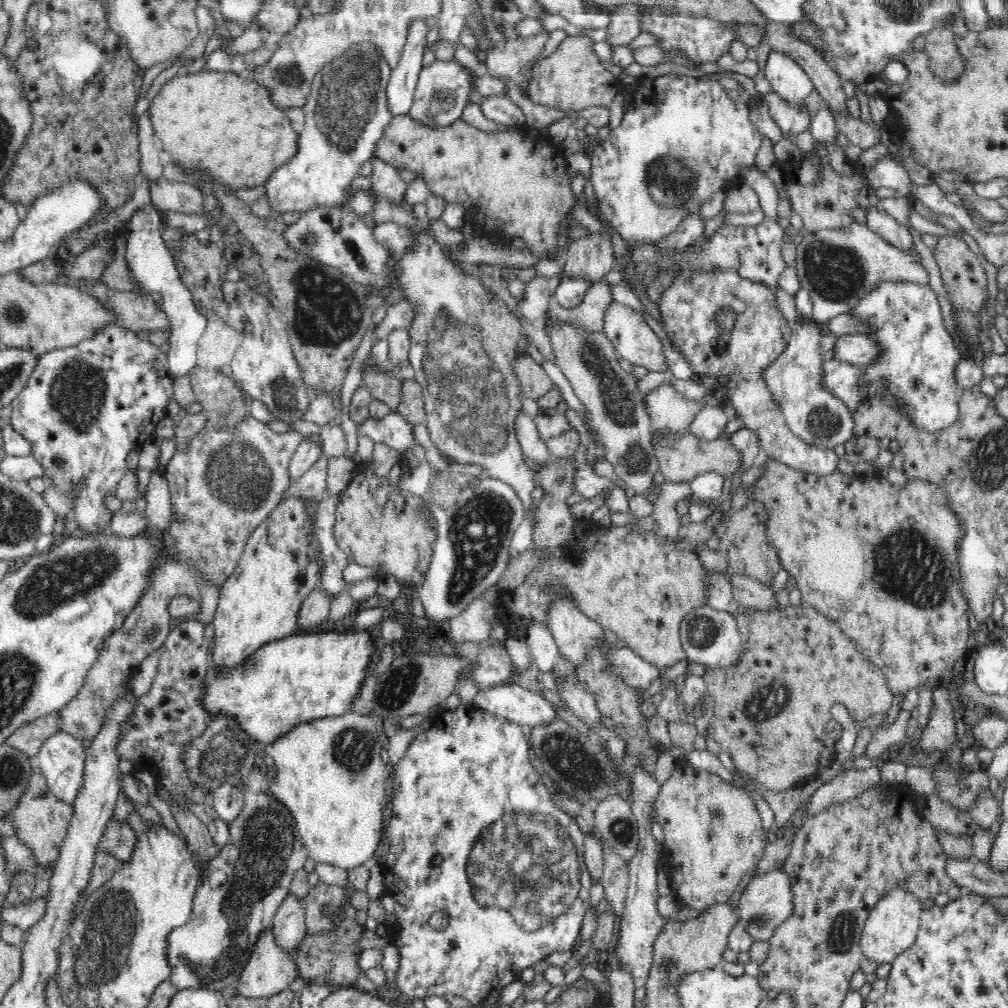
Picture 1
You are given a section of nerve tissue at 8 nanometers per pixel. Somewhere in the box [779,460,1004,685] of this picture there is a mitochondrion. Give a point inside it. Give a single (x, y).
(909, 565)

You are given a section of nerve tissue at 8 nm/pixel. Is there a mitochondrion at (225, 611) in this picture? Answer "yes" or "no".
no

